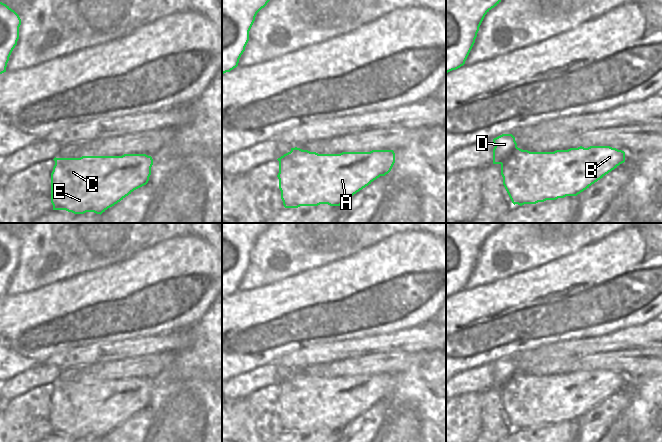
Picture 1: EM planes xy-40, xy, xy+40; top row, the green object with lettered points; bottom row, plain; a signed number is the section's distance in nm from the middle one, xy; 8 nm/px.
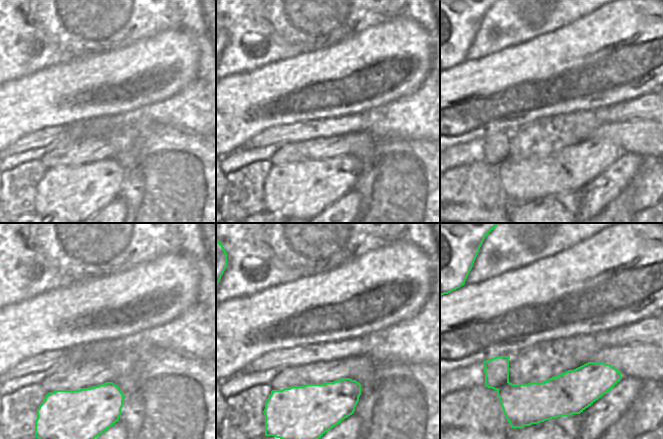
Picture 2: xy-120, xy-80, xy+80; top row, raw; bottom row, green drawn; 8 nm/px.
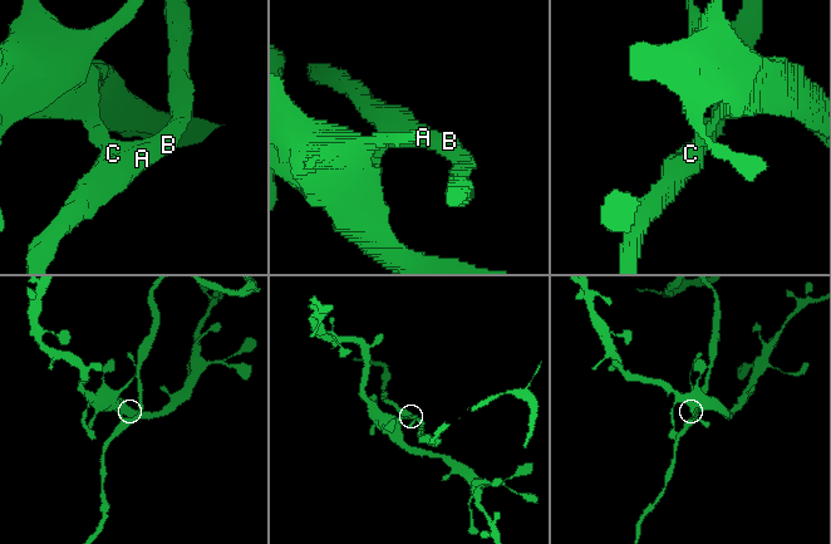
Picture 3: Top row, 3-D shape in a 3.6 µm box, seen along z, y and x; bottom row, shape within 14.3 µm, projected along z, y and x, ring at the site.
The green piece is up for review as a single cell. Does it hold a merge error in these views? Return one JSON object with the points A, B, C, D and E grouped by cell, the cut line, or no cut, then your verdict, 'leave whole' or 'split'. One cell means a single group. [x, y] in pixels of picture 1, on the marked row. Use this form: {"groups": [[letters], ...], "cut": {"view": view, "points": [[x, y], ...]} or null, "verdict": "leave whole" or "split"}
{"groups": [["A", "B", "C", "E"], ["D"]], "cut": {"view": "xy+40", "points": [[517, 147], [501, 164]]}, "verdict": "split"}

